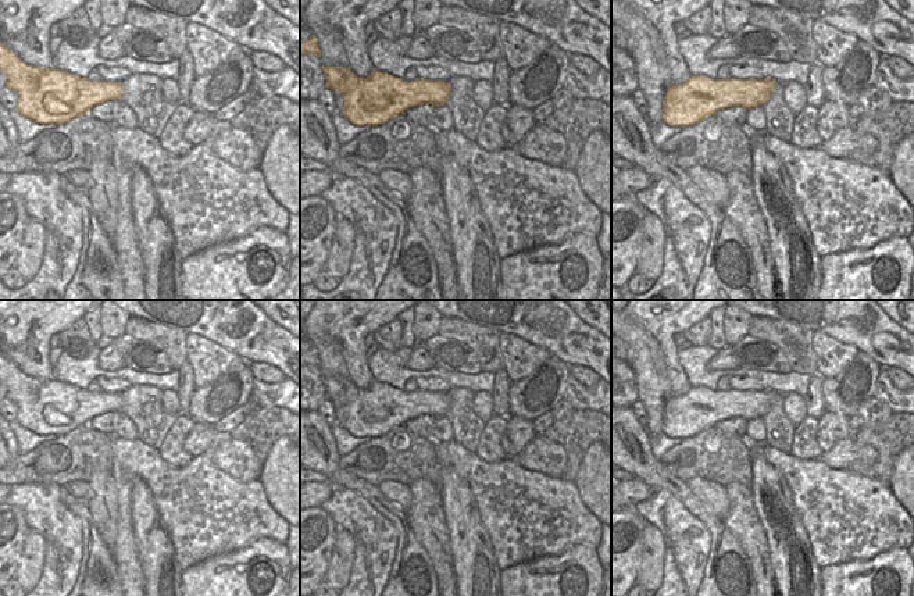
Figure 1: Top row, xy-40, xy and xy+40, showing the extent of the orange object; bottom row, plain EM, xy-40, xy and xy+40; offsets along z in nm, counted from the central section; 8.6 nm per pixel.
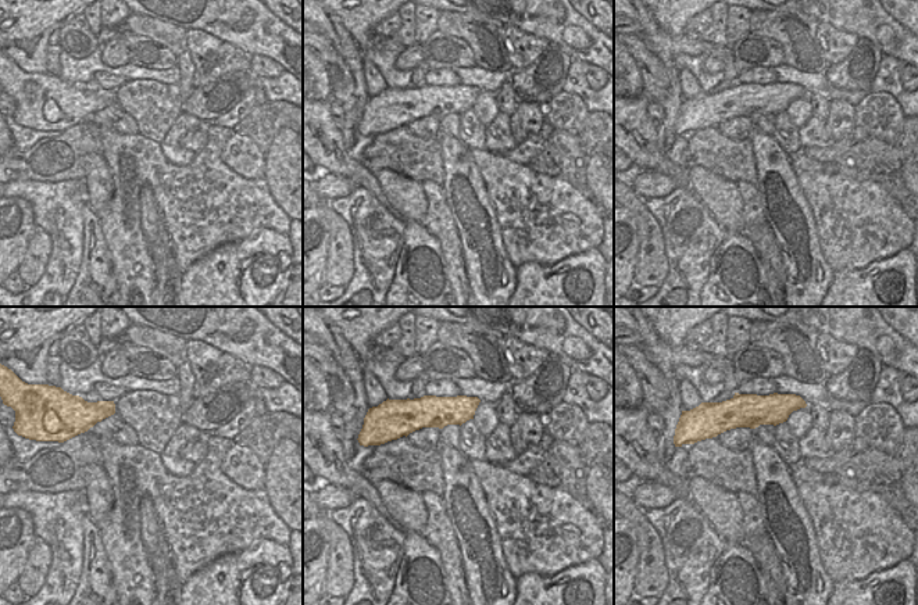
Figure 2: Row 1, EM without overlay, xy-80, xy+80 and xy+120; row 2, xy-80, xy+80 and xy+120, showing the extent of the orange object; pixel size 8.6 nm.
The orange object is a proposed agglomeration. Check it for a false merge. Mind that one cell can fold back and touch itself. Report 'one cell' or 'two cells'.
one cell

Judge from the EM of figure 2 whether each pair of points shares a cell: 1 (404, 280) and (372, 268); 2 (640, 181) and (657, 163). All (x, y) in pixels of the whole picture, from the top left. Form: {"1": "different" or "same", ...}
{"1": "different", "2": "different"}

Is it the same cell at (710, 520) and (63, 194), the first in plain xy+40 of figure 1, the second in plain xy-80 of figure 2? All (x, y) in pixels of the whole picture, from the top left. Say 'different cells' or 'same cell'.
different cells

